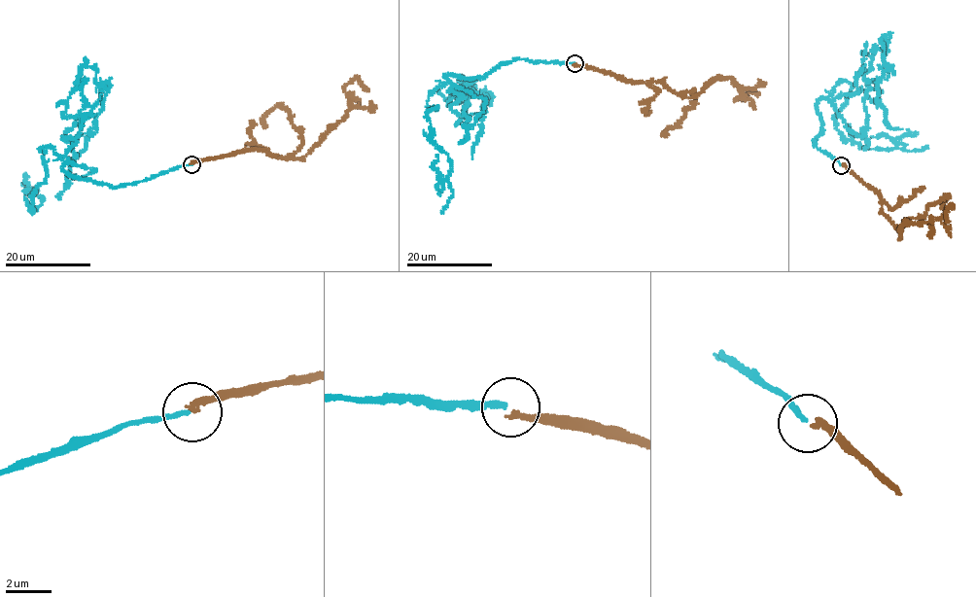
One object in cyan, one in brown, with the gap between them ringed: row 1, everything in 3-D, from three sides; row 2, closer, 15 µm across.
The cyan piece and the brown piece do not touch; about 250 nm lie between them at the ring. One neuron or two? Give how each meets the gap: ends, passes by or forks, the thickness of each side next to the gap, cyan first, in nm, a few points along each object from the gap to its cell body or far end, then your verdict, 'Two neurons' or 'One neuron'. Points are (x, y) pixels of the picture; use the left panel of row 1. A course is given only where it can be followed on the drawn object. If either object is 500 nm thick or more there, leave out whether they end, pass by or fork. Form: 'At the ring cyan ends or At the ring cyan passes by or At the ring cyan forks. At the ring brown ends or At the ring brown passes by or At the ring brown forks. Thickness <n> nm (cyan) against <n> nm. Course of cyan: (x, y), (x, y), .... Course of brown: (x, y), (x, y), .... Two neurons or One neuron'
At the ring cyan ends. At the ring brown ends. Thickness 240 nm (cyan) against 260 nm. Course of cyan: (191, 163), (113, 188), (67, 162), (94, 169), (73, 178), (91, 115), (62, 114), (84, 84). Course of brown: (191, 164), (247, 150), (302, 158), (341, 121), (350, 106), (347, 84), (357, 79), (368, 90). Two neurons

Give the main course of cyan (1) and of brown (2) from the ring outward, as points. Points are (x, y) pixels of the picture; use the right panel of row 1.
1: (841, 164), (814, 147), (819, 102), (827, 100), (862, 135), (862, 74), (872, 50)
2: (842, 165), (877, 193), (883, 202), (883, 212), (900, 236), (902, 226), (939, 219), (950, 206), (946, 222)

